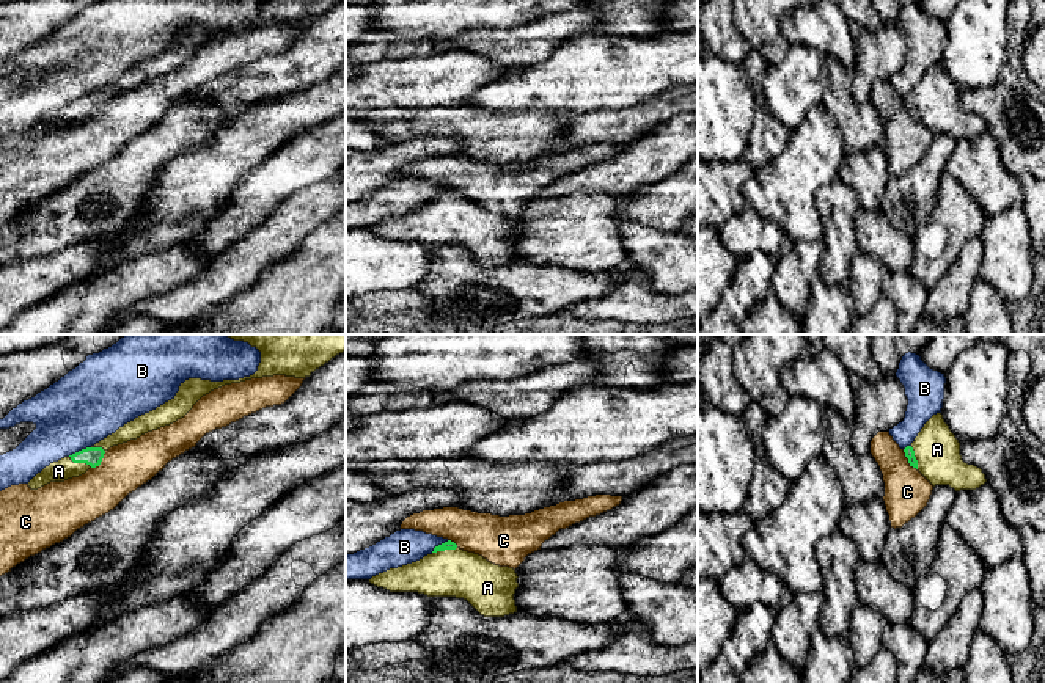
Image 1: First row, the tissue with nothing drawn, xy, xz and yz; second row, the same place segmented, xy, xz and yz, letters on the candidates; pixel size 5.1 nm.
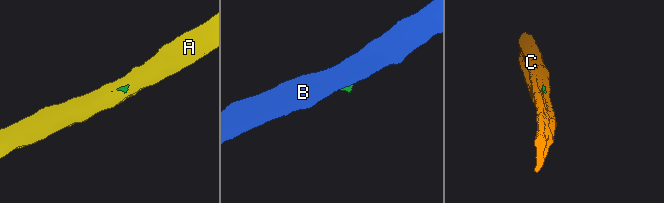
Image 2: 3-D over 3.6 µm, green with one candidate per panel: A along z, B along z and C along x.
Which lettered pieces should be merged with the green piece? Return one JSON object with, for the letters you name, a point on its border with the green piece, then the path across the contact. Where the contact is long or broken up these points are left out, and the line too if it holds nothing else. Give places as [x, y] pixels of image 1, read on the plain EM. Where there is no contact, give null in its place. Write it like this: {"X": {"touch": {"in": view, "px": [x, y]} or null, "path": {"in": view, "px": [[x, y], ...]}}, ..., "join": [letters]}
{"A": {"touch": {"in": "xz", "px": [443, 198]}}, "join": ["A"]}

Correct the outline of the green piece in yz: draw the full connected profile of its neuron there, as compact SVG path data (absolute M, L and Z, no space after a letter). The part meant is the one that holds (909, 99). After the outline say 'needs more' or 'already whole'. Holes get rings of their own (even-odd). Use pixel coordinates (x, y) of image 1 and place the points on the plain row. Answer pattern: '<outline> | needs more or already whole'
M941 61L924 72L904 100L910 115L916 116L933 135L949 133L960 140L976 138L987 130L981 116L962 108L960 91Z | needs more

